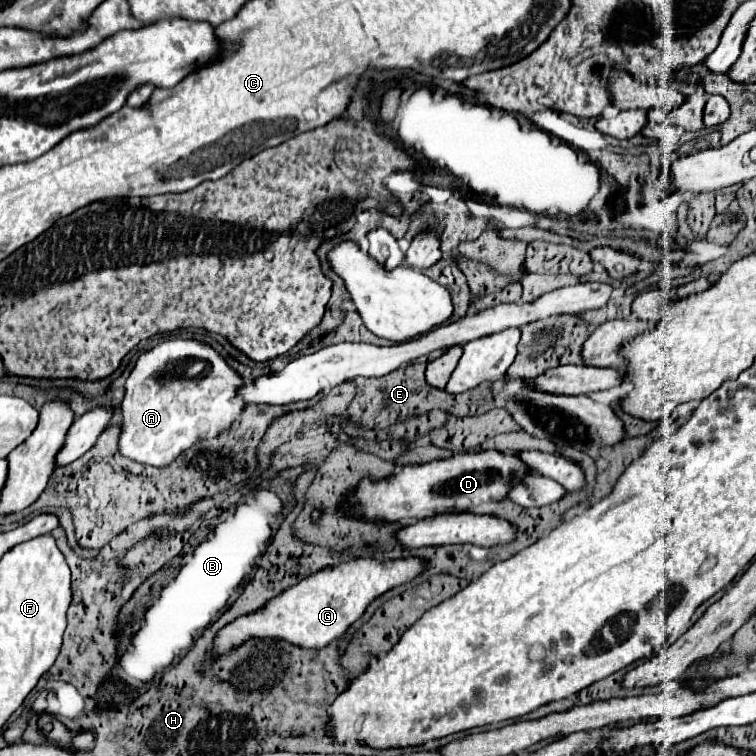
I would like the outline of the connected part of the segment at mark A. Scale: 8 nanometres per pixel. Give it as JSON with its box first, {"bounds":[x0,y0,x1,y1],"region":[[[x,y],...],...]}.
{"bounds":[118,338,246,468],"region":[[[172,338],[140,354],[126,380],[118,452],[134,462],[164,468],[202,440],[214,440],[246,410],[238,390],[246,380],[210,344]]]}

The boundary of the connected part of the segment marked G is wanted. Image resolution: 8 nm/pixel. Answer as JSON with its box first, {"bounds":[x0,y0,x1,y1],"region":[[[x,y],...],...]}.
{"bounds":[212,556,428,658],"region":[[[416,556],[398,558],[398,560],[390,560],[390,558],[340,560],[338,564],[326,566],[302,578],[298,584],[270,598],[258,610],[228,622],[214,636],[212,656],[218,658],[222,654],[228,654],[230,650],[240,648],[248,640],[266,640],[266,638],[278,638],[302,650],[322,650],[330,642],[342,638],[348,632],[348,628],[364,616],[372,600],[380,598],[382,594],[386,594],[388,590],[400,584],[412,582],[416,576],[420,576],[420,572],[426,566],[428,560]]]}

